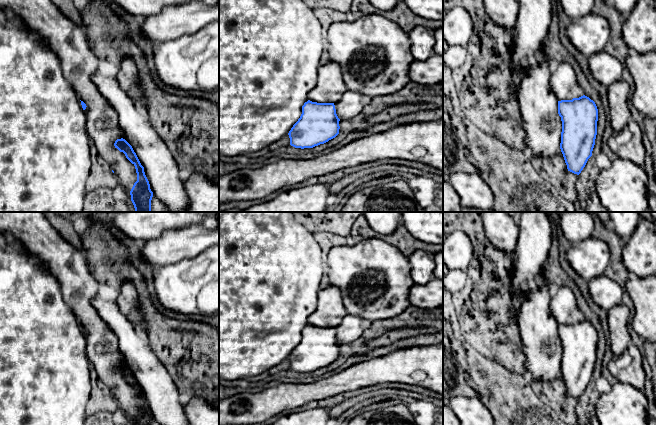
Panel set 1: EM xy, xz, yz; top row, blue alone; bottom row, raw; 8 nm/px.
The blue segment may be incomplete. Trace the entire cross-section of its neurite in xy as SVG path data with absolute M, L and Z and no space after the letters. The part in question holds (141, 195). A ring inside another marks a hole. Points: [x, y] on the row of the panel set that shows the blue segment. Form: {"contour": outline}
{"contour": "M123 138L117 139L115 148L123 152L126 158L135 166L137 181L134 183L130 195L135 212L151 212L151 200L153 192L150 189L149 181L145 175L144 167L141 165L132 146Z"}

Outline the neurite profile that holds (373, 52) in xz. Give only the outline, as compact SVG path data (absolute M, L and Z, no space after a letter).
M371 14L349 22L333 23L325 29L325 42L330 60L341 67L347 89L363 94L368 100L377 95L392 94L411 82L409 67L414 58L410 53L411 43L408 33L381 15Z

